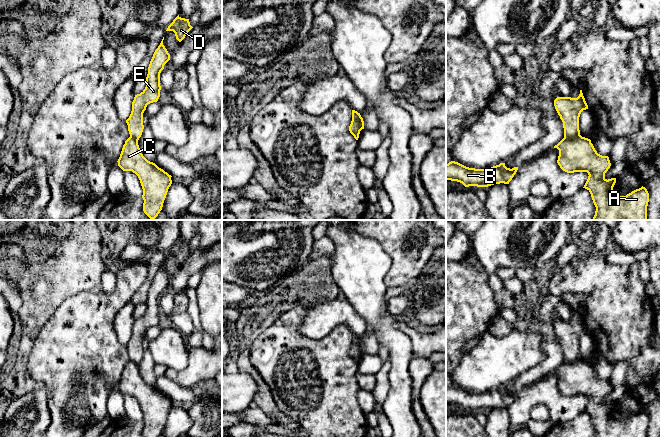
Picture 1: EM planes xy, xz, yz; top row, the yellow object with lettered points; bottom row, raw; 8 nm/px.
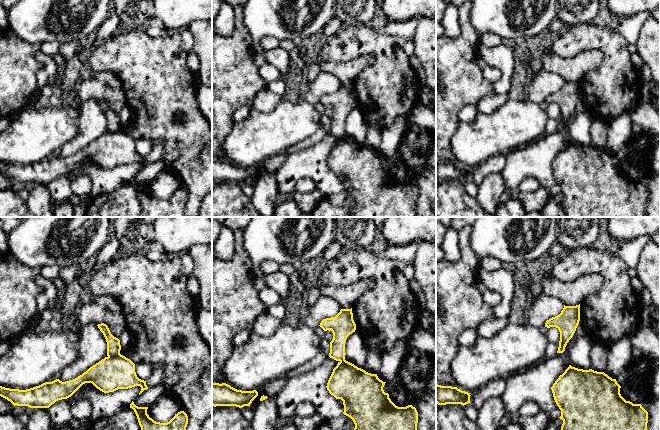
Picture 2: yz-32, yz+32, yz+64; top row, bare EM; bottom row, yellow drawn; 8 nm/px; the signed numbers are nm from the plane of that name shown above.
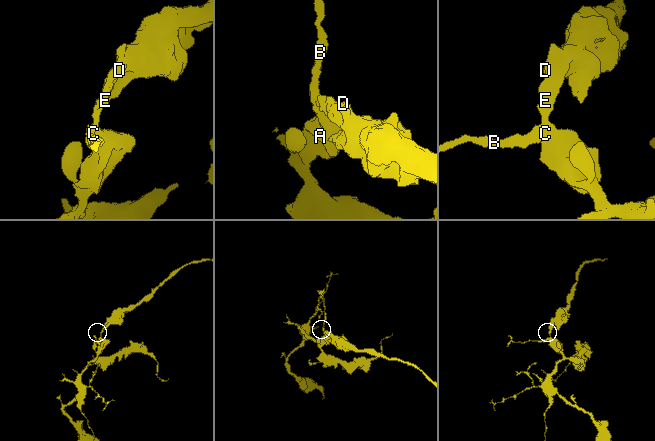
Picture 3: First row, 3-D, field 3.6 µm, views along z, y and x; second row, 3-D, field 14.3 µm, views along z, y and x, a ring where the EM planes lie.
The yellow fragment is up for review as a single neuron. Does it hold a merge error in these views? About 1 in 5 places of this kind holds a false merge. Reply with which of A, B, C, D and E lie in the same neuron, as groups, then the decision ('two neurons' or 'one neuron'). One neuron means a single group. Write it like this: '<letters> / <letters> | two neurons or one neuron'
A B C / D E | two neurons

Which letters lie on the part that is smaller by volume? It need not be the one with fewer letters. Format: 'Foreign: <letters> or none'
Foreign: D, E

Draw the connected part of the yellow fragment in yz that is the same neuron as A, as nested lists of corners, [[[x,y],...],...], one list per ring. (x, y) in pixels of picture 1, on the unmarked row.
[[[581,359],[575,362],[564,361],[554,372],[559,374],[557,387],[563,395],[588,397],[583,412],[591,418],[595,437],[647,437],[649,417],[645,411],[626,420],[613,417],[616,402],[605,402],[611,390],[609,381],[598,378],[590,363]]]

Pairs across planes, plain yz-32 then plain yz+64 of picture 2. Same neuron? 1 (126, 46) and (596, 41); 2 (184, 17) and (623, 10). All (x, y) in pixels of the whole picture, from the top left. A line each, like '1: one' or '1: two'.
1: one
2: one

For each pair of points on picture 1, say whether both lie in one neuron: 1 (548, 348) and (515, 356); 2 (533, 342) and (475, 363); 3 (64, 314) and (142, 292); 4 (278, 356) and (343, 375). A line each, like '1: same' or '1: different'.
1: different
2: same
3: different
4: same

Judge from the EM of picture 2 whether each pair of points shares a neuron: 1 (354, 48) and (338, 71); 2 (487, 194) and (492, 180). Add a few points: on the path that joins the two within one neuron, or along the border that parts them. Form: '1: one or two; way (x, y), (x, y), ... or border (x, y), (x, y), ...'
1: two; border (367, 54), (361, 54), (347, 61), (331, 62)
2: one; way (490, 191), (492, 183)

